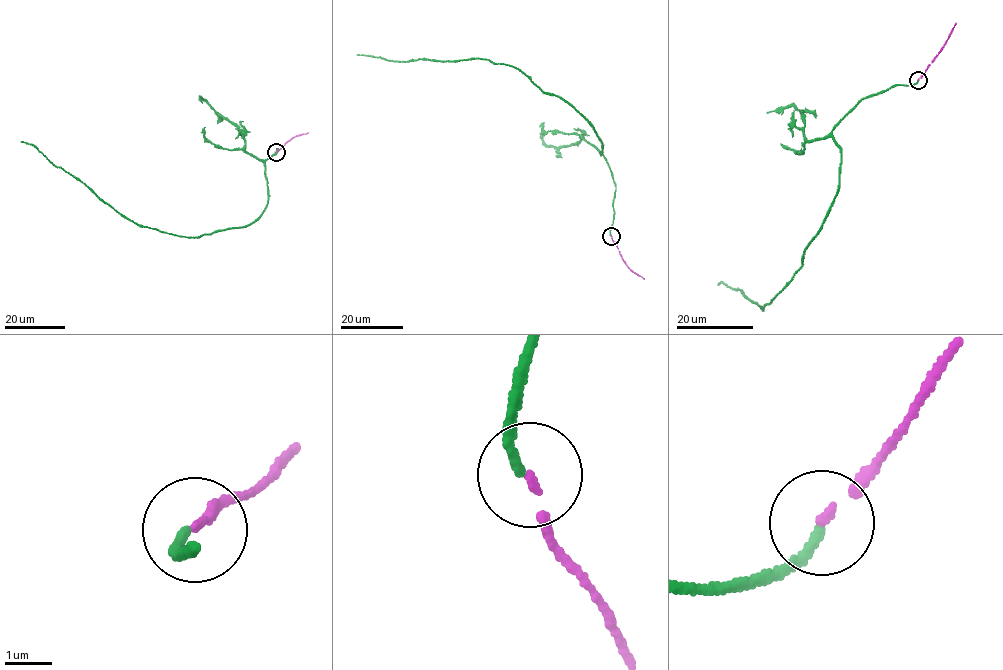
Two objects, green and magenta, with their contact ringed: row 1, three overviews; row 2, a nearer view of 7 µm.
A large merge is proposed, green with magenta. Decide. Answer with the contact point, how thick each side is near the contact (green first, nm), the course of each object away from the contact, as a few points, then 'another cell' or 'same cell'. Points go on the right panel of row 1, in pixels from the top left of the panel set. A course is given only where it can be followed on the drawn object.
place (918, 80); calibres 190 and 120 nm; course green (918, 80), (861, 98), (832, 131), (841, 152), (830, 208), (802, 264), (764, 311), (742, 291), (718, 284); course magenta (918, 80), (956, 23); another cell

